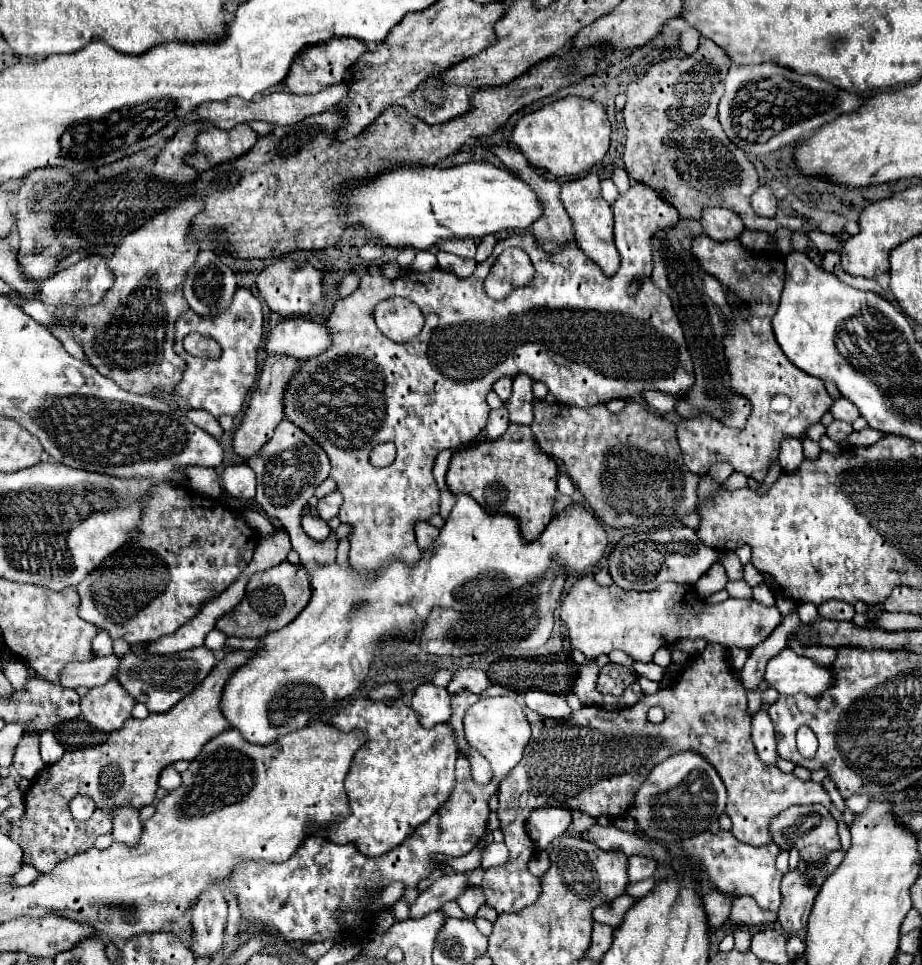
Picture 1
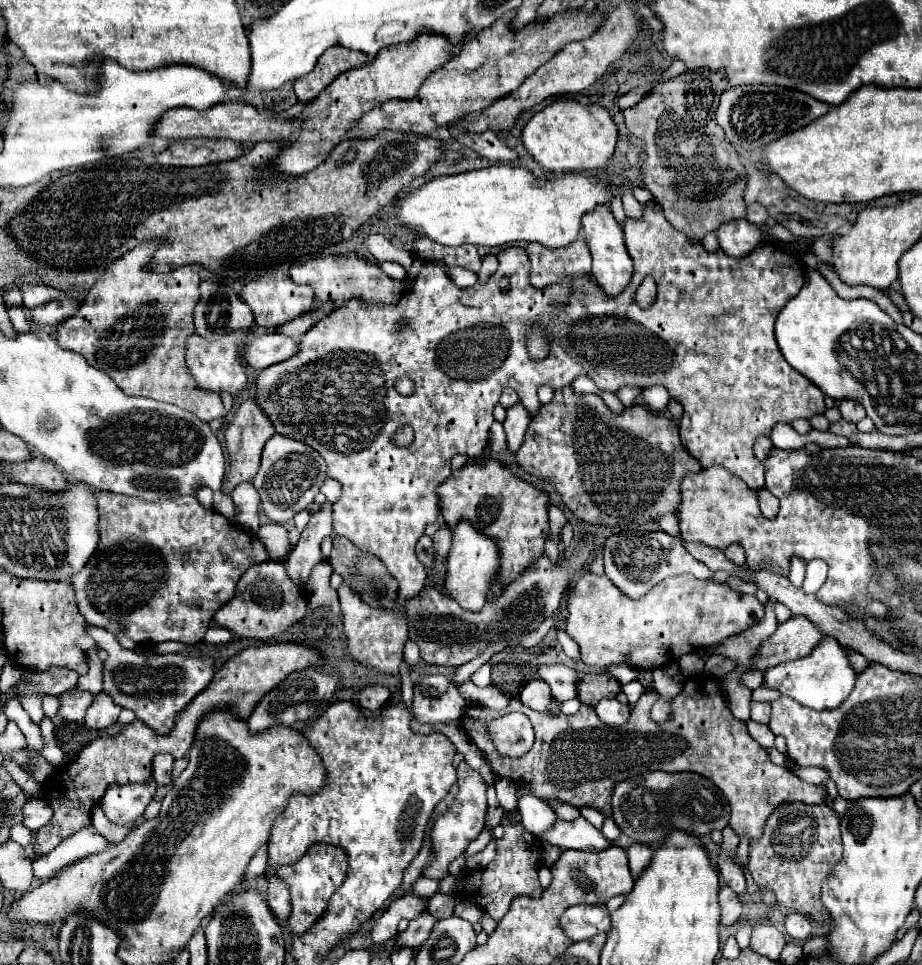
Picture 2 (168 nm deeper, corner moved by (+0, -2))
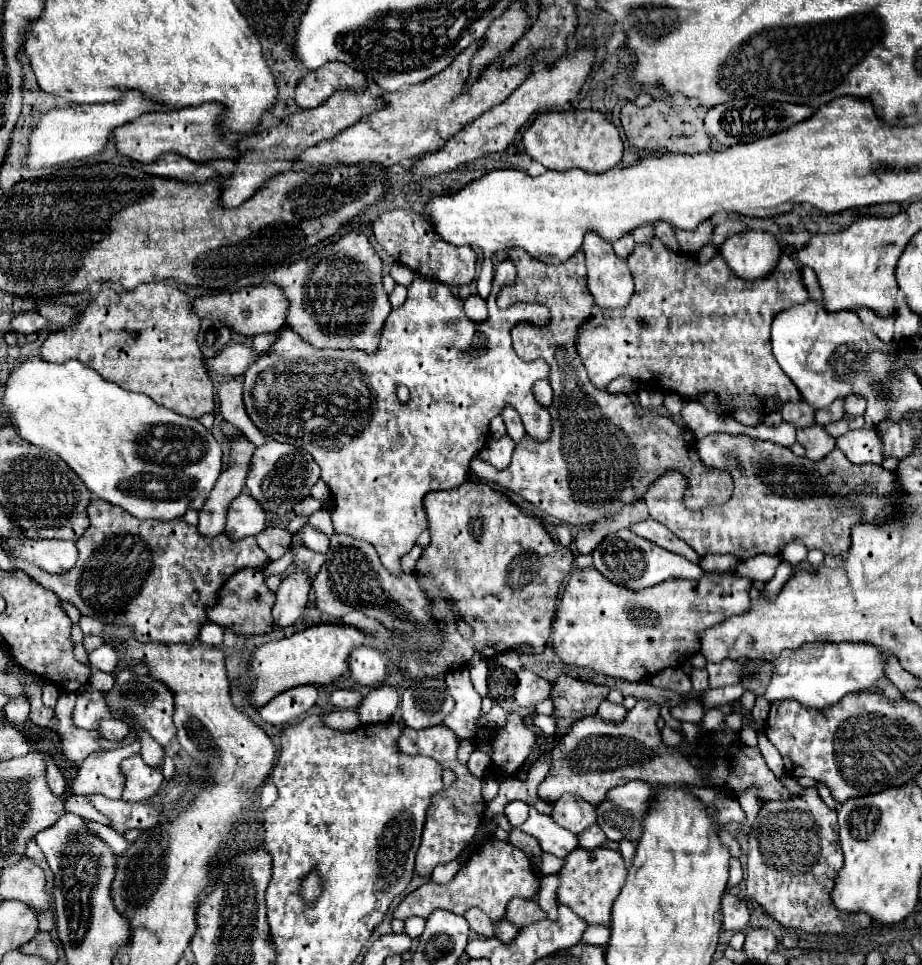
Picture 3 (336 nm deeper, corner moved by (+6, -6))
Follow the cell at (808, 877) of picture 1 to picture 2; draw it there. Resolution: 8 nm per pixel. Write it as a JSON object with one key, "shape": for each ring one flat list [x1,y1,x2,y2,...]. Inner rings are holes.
{"shape":[[792,914,792,916,786,918,784,928,786,928,786,932,790,934,792,940,800,940,800,942,804,942,804,940,810,936,812,920,806,918,806,916,802,916,802,914]]}

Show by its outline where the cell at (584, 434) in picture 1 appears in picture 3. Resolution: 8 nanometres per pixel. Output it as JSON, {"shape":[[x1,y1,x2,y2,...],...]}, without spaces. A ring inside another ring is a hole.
{"shape":[[516,248,510,250,508,258,514,262,518,278,512,288,502,288,498,292,496,304,508,308,524,300,550,308,550,322,545,326,520,322,510,334,513,348,523,361,543,358,550,364,554,402,548,412,552,418,552,432,544,442,536,442,526,434,516,444,512,462,504,472,494,472,490,464,478,458,470,464,472,472,476,472,480,480,496,480,500,486,524,496,542,512,570,526,592,524,620,512,622,506,636,504,638,498,644,498,650,484,668,470,678,470,686,478,704,478,704,488,716,488,716,504,724,504,724,500,732,496,732,478,724,470,704,468,696,452,696,438,684,424,676,424,658,412,640,416,626,394,608,394,588,380,576,352,576,330,580,322,592,316,594,306,586,288,584,254,576,252,562,264,542,264,528,256,528,252],[712,476,716,476,716,480,712,480],[720,476,724,476,724,480,720,480]]}

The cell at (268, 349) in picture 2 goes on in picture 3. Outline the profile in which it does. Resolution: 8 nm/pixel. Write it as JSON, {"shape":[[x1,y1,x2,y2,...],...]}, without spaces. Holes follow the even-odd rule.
{"shape":[[228,344,228,348,224,348,224,352,220,352,218,356,214,356,212,360,206,360,206,368,210,372,216,372,216,374,238,378,238,376,244,376,244,372,252,364,256,364,256,360,260,356,262,354,256,352,250,346,244,346,244,344]]}

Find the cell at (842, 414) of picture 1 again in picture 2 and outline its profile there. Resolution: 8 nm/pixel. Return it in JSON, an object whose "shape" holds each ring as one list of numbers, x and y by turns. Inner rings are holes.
{"shape":[[842,400,840,402,840,412,842,412,842,418,848,420,848,422,858,422,866,416,864,406,858,404,856,400]]}

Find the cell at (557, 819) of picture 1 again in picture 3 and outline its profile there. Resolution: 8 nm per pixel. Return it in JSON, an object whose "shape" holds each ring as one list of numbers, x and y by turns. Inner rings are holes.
{"shape":[[514,800,514,802,510,802,510,804,506,806,504,814,506,814,506,818,510,820,512,826,520,826,520,824,526,822,526,818,528,818,528,810,530,810,530,806,528,806,526,802]]}

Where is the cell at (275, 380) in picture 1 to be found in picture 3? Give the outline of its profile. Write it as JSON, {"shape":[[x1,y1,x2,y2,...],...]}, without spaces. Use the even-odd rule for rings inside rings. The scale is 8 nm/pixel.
{"shape":[[242,432,234,434,228,440,228,444,230,444,230,464,226,470,222,470,204,508,200,510,198,528,200,528,200,534,204,536,216,536,224,532,228,506,242,492,250,472,252,452,256,450,256,446]]}

